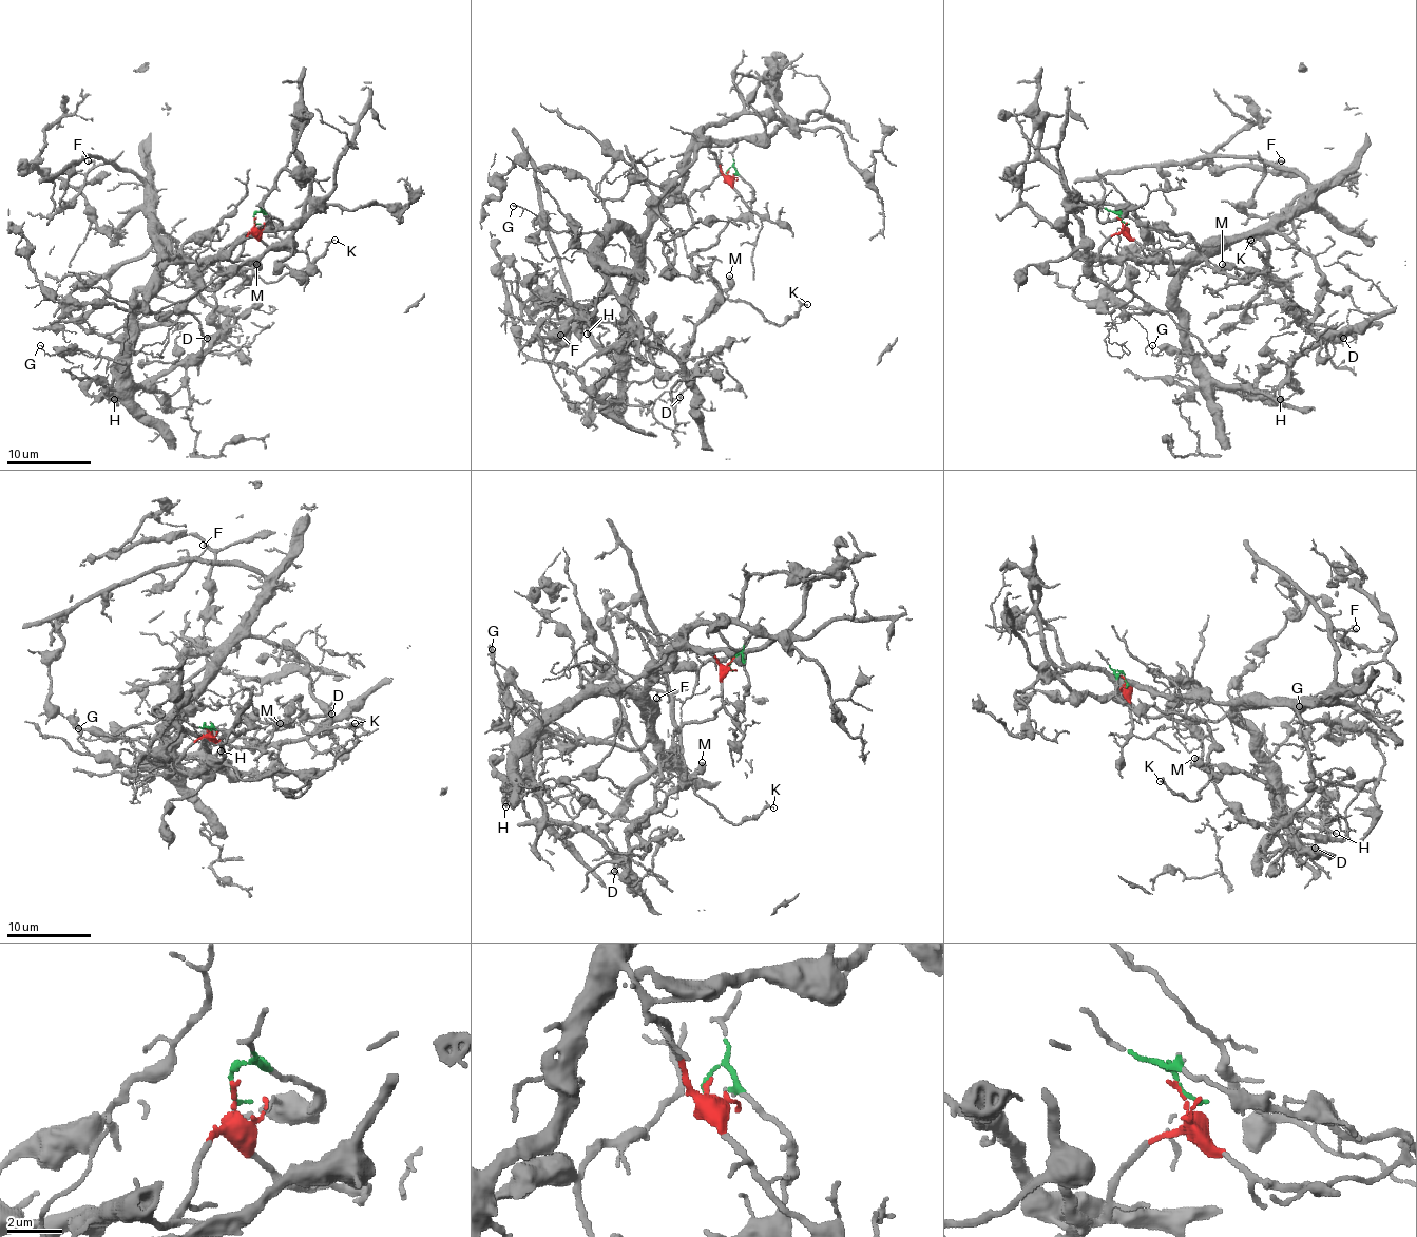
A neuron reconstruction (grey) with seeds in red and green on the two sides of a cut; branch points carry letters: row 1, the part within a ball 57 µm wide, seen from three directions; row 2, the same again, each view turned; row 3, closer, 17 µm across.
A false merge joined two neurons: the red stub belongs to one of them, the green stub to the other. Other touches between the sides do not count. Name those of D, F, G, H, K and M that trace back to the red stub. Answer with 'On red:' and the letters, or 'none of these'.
On red: F, G, H

